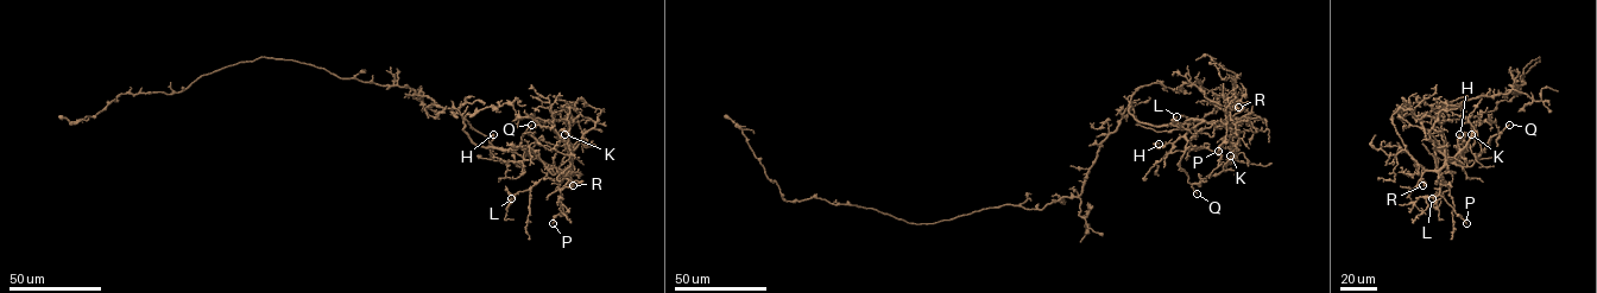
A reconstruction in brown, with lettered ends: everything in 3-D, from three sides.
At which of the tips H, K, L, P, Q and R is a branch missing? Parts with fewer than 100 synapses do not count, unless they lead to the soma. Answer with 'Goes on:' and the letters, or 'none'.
Goes on: none

